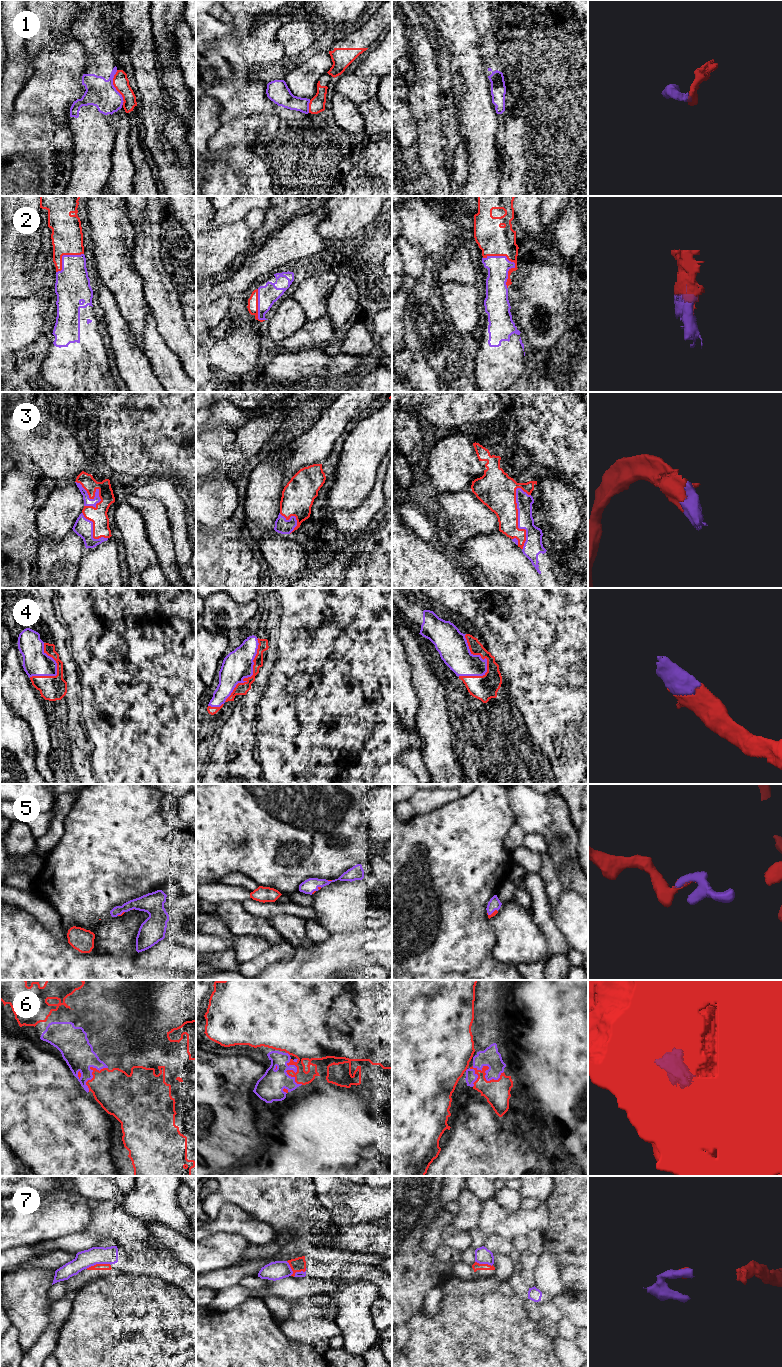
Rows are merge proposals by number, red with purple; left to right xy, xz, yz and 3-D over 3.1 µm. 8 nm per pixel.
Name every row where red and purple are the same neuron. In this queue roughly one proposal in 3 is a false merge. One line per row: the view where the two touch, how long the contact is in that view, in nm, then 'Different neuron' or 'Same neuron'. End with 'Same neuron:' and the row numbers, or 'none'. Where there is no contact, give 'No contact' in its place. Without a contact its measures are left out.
1: Touches red in xy. Shared border 280 nm. Different neuron
2: Touches red in yz. Shared border 320 nm. Same neuron
3: Touches red in yz. Shared border 500 nm. Same neuron
4: Touches red in xz. Shared border 600 nm. Same neuron
5: Touches red in yz. Shared border 90 nm. Same neuron
6: Touches red in yz. Shared border 280 nm. Same neuron
7: Touches red in xz. Shared border 180 nm. Different neuron
Same neuron: 2, 3, 4, 5, 6

